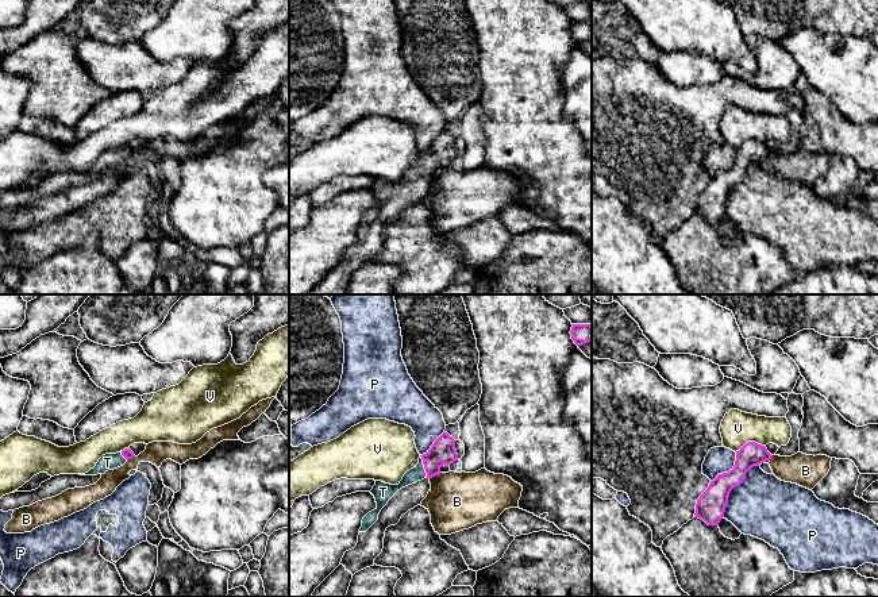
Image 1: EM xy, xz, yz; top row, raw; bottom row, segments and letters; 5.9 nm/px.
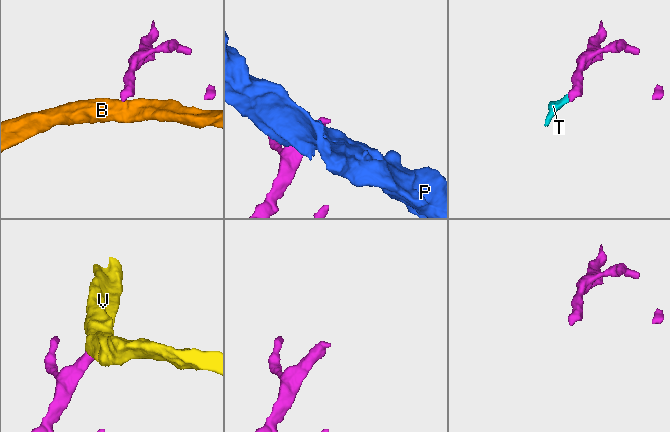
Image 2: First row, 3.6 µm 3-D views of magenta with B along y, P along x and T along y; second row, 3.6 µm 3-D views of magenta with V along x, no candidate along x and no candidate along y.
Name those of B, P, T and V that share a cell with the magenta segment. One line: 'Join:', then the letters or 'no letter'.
Join: T

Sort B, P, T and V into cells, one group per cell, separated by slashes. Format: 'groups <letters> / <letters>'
groups B / P / T / V

